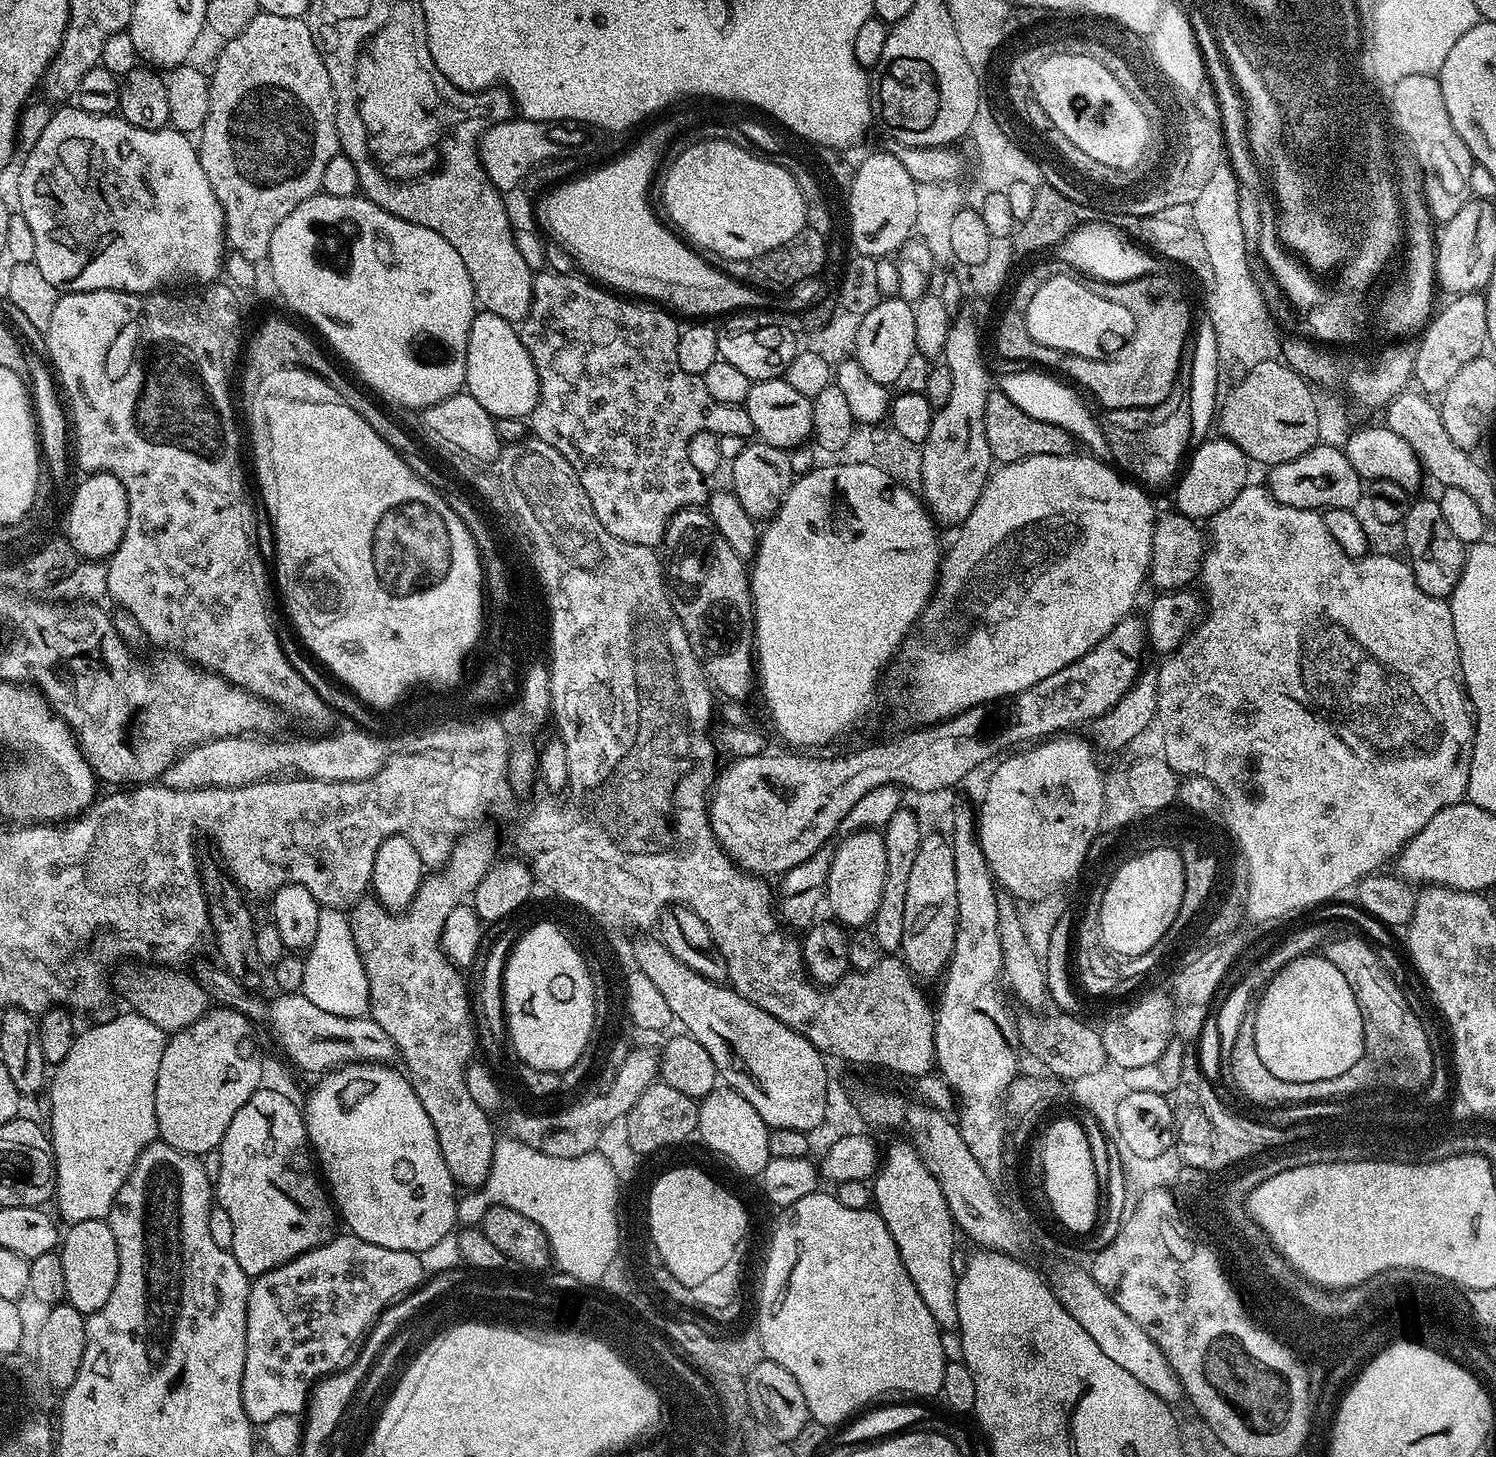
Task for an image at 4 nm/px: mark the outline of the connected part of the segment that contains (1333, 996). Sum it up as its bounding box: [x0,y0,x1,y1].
[1250,954,1366,1082]

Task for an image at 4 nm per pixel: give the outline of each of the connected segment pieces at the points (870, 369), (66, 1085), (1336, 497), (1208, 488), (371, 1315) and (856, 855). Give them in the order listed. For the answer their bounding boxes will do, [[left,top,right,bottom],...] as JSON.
[[854,298,916,386],[46,1014,166,1226],[1266,442,1366,510],[1175,438,1250,522],[242,1234,425,1426],[826,830,886,929]]

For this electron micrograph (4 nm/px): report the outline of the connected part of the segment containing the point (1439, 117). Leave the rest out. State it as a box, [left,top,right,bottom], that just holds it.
[1390,74,1474,221]

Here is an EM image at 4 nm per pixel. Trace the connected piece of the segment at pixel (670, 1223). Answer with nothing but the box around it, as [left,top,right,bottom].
[647,1168,748,1288]

